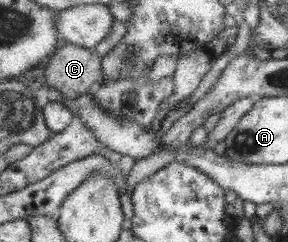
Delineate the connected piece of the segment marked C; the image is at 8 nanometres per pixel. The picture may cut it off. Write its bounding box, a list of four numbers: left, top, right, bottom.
[43,42,104,99]

